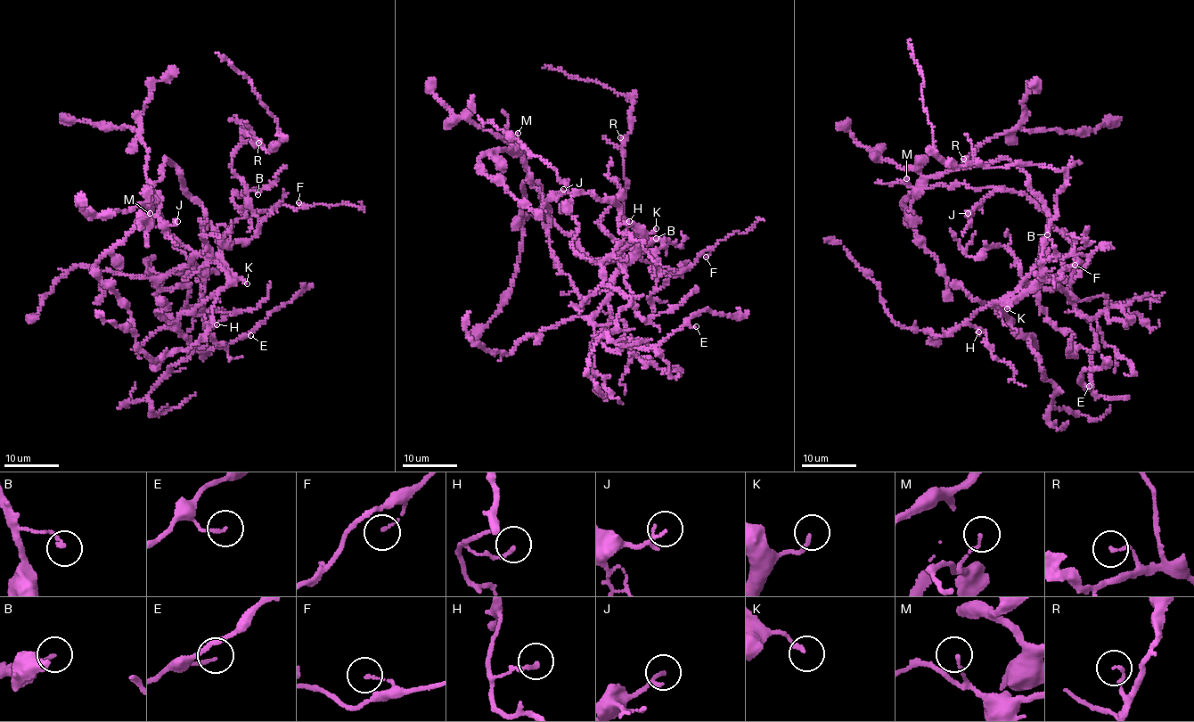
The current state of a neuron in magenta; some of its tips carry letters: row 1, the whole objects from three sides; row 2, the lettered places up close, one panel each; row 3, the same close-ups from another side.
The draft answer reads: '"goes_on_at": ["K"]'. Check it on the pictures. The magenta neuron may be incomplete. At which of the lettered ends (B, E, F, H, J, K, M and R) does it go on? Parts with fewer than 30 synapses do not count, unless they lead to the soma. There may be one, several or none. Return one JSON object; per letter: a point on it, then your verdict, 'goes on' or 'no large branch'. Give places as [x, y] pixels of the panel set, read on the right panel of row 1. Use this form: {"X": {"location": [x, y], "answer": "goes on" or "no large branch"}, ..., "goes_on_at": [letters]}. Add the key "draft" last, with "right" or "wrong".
{"B": {"location": [1047, 234], "answer": "no large branch"}, "E": {"location": [1089, 386], "answer": "no large branch"}, "F": {"location": [1075, 265], "answer": "no large branch"}, "H": {"location": [978, 332], "answer": "no large branch"}, "J": {"location": [968, 213], "answer": "no large branch"}, "K": {"location": [1007, 308], "answer": "goes on"}, "M": {"location": [906, 178], "answer": "no large branch"}, "R": {"location": [963, 159], "answer": "no large branch"}, "goes_on_at": ["K"], "draft": "right"}

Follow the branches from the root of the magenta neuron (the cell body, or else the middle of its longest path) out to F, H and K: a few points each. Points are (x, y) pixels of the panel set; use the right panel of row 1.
F: (1038, 279), (1042, 258), (1046, 255), (1049, 259), (1071, 256), (1080, 264), (1071, 264), (1067, 268), (1075, 265)
H: (1038, 279), (1017, 297), (995, 302), (976, 312), (968, 324), (976, 326), (978, 332)
K: (1038, 279), (1020, 296), (1014, 299), (1007, 308)

